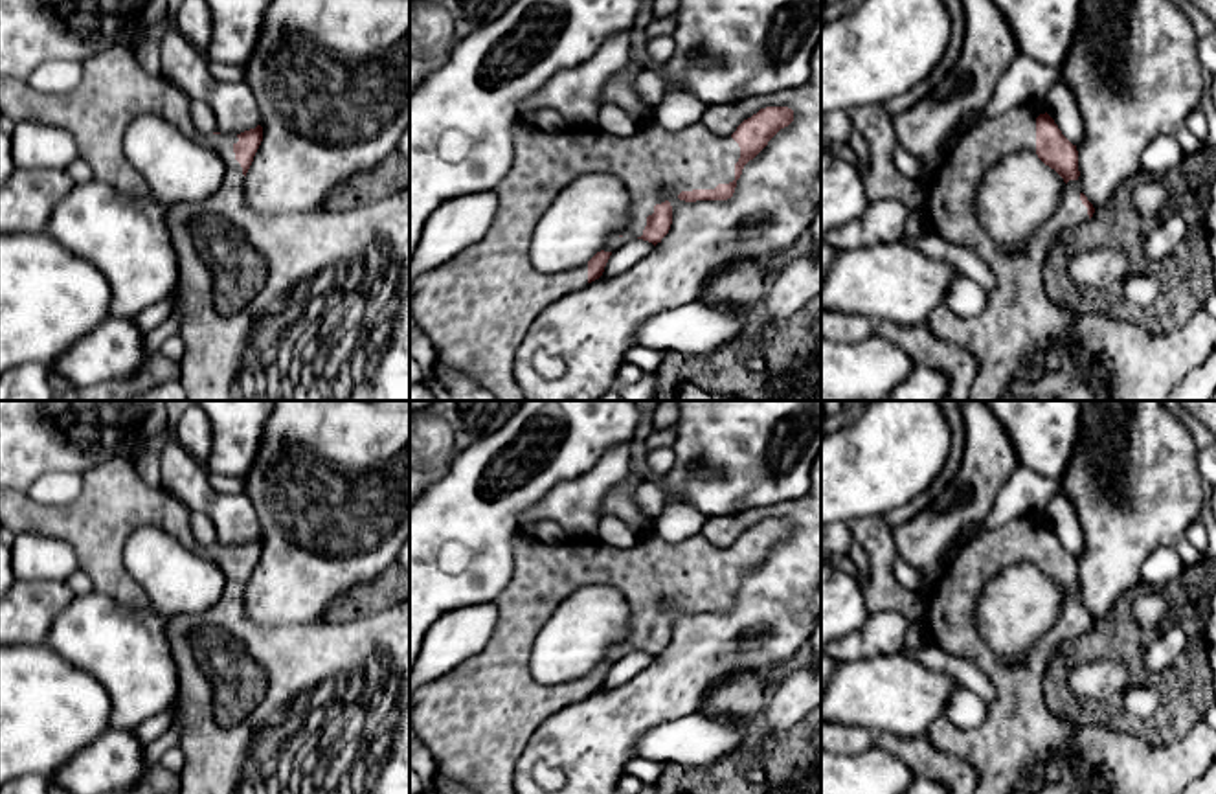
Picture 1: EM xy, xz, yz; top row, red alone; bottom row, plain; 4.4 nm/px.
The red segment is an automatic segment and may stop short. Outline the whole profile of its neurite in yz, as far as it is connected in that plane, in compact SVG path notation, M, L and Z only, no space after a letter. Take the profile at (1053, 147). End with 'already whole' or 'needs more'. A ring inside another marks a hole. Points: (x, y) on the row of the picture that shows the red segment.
M1018 105L1014 108L1010 108L1008 112L992 118L988 121L979 123L977 127L974 127L972 130L968 130L959 145L951 151L950 156L946 156L940 165L935 169L935 173L931 175L931 178L924 184L924 221L926 221L926 228L929 233L935 233L939 237L942 237L944 241L963 246L970 252L974 252L977 257L981 257L988 270L992 272L994 279L996 279L996 287L986 292L986 305L985 311L977 316L972 318L963 318L957 316L950 307L946 307L944 303L939 305L928 318L926 325L931 331L931 335L939 340L961 346L964 349L968 349L975 360L977 360L977 373L974 379L974 386L970 390L970 401L1168 401L1168 395L1172 393L1172 390L1190 373L1194 373L1198 368L1201 368L1210 353L1216 347L1216 318L1212 318L1203 307L1198 309L1181 327L1174 327L1174 325L1157 325L1152 320L1148 320L1143 314L1132 312L1132 311L1120 311L1120 309L1102 309L1098 305L1093 303L1093 300L1087 300L1084 309L1078 312L1067 311L1060 305L1056 305L1045 292L1045 285L1043 285L1043 270L1047 265L1047 255L1049 255L1049 248L1054 241L1065 241L1065 239L1075 239L1078 233L1082 233L1084 226L1089 222L1089 219L1095 213L1093 204L1087 200L1087 197L1078 189L1076 180L1080 176L1078 171L1078 151L1076 145L1073 145L1058 129L1058 125L1054 123L1054 119L1047 114L1047 110L1041 105ZM1016 153L1034 153L1045 165L1049 165L1051 169L1054 169L1065 182L1065 189L1062 193L1060 204L1054 210L1053 217L1045 222L1041 222L1034 233L1029 237L1029 241L1023 244L1023 248L1018 254L1007 254L1001 248L997 248L994 244L994 241L988 237L986 230L981 226L979 217L977 217L977 210L975 210L975 198L977 198L977 191L979 186L983 182L983 176L988 169L992 169L999 160L1016 154Z; needs more

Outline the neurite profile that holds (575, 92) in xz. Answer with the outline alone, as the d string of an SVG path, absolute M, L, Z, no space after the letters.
M623 31L608 39L582 64L557 72L542 88L520 103L520 110L555 108L569 130L595 129L604 85L630 61L632 33Z

